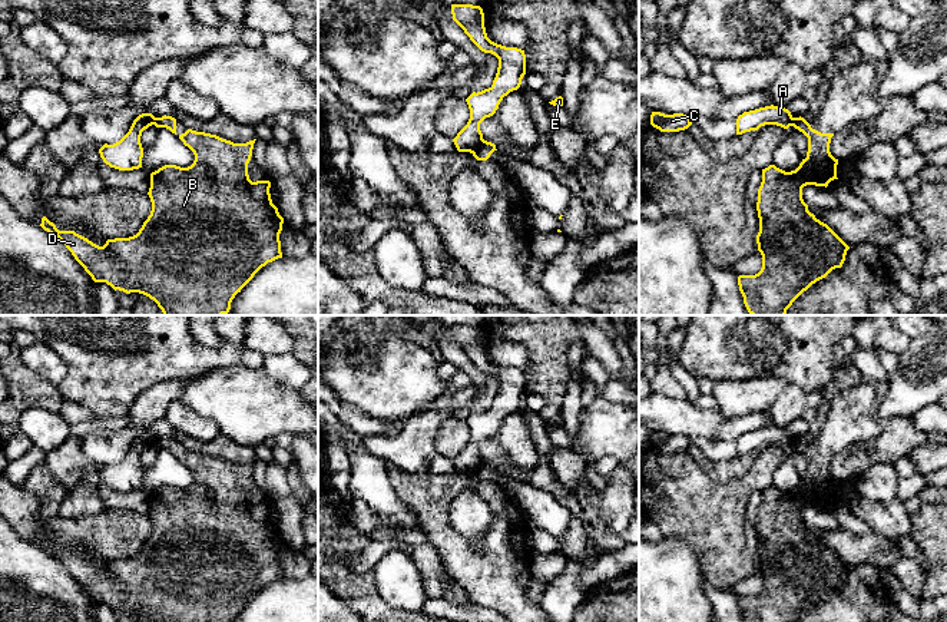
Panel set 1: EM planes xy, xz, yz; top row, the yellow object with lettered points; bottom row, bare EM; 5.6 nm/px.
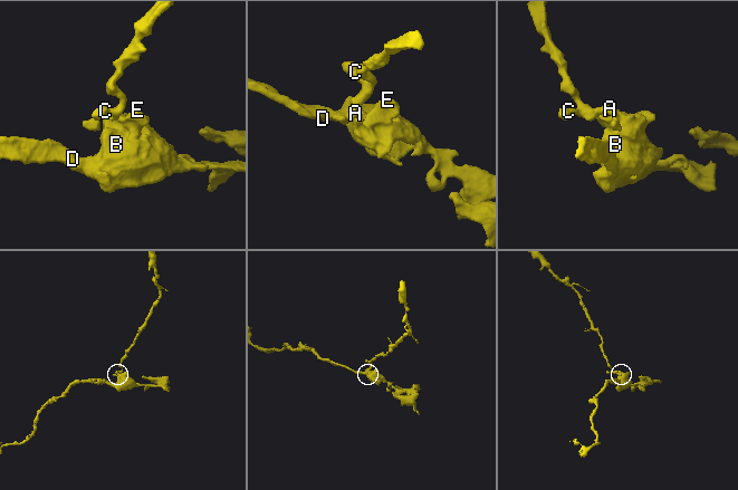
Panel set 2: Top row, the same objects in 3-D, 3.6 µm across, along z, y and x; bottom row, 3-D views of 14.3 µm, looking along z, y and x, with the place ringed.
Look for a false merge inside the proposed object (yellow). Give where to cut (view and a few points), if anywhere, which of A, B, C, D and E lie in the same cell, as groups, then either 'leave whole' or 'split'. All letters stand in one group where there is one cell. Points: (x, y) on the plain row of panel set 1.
xz (484, 462), (470, 473) | A C / B D E | split

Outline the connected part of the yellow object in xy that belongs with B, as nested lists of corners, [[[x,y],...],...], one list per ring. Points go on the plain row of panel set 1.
[[[192,450],[179,460],[193,473],[195,482],[188,489],[165,486],[150,494],[148,516],[152,532],[136,556],[107,560],[99,568],[74,552],[59,552],[46,537],[40,547],[66,566],[95,603],[106,603],[115,612],[139,613],[153,622],[232,622],[262,588],[282,579],[279,555],[284,539],[272,525],[271,503],[249,500],[248,484],[256,460],[234,464]]]

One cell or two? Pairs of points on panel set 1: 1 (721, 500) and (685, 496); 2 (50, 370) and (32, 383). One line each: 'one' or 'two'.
1: one
2: two

